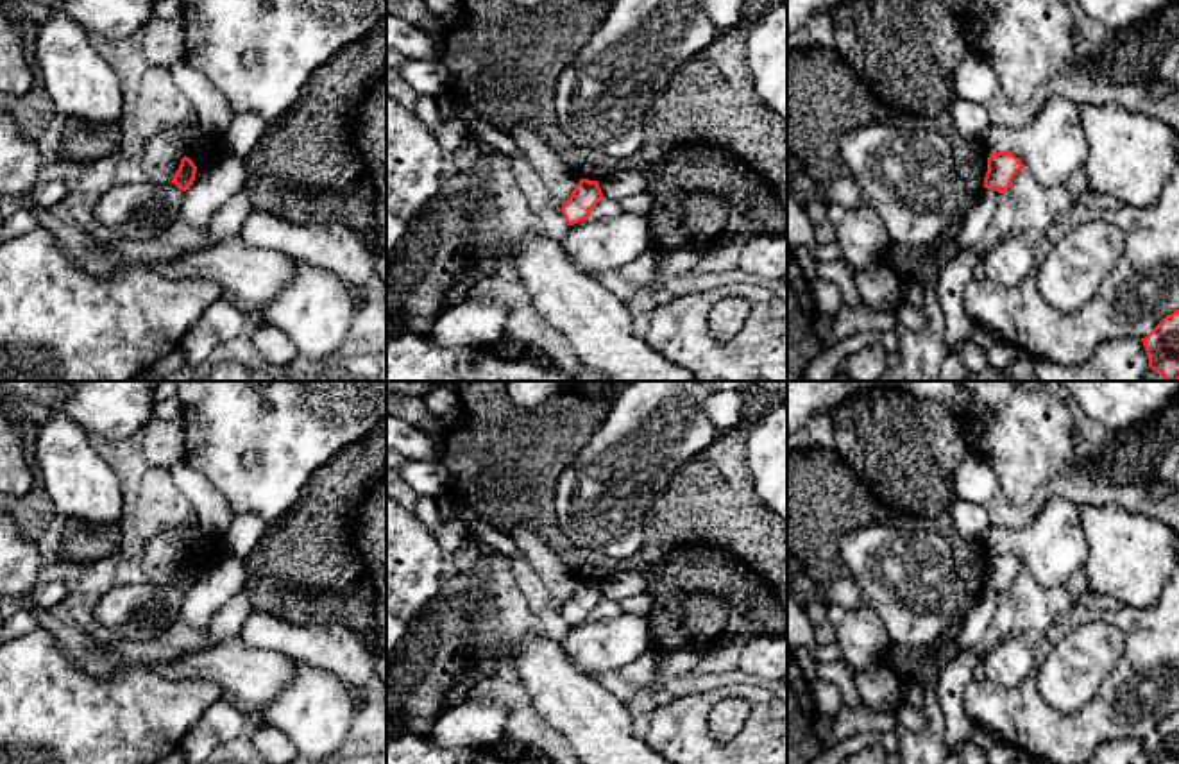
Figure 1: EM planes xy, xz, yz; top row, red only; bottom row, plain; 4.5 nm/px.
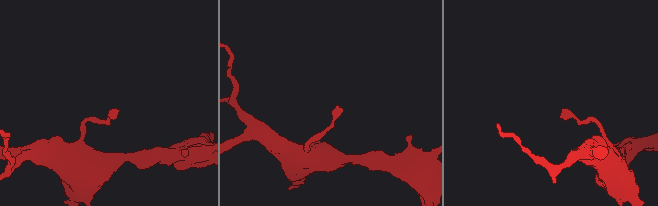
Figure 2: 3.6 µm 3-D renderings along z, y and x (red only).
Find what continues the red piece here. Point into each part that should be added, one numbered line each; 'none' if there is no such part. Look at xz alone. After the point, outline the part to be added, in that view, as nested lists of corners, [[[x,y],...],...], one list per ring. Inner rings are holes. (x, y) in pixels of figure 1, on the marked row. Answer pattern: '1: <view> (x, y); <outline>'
none

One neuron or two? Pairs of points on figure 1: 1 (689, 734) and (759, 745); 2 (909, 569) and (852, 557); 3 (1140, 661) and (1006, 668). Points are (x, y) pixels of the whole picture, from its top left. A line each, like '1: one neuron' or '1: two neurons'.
1: one neuron
2: one neuron
3: two neurons

